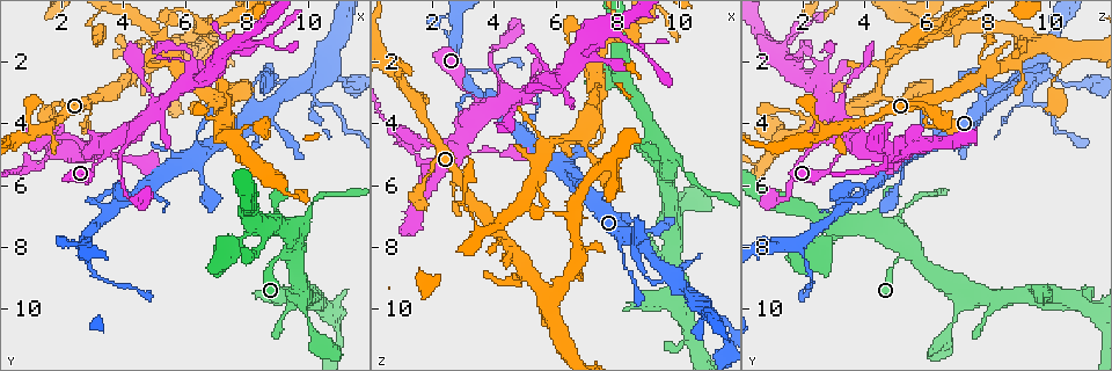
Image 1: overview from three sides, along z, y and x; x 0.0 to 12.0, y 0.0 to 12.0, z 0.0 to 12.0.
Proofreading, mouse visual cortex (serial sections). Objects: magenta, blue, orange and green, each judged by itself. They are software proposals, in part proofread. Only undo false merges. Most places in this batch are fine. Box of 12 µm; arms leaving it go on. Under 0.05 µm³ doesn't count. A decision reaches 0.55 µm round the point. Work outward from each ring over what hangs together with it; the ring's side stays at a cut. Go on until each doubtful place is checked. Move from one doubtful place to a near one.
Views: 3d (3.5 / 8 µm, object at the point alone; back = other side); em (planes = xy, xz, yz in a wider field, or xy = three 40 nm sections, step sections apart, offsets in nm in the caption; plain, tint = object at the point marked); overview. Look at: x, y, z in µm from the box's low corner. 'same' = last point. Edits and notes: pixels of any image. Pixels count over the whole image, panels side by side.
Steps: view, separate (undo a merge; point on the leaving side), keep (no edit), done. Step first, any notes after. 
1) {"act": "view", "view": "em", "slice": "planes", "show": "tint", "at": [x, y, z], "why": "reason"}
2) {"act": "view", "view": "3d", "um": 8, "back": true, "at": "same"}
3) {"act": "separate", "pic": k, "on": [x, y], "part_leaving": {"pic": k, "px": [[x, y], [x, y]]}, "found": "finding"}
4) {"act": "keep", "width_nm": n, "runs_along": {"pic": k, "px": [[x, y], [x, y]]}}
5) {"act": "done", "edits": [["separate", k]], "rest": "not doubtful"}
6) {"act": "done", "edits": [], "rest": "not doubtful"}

{"act": "view", "view": "3d", "um": 3.5, "at": [10.2, 3.2, 9.4], "why": "sudden change in width"}

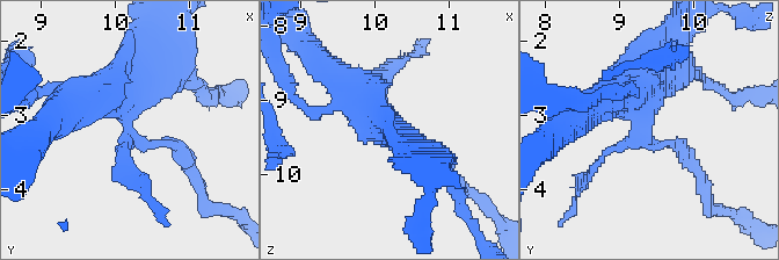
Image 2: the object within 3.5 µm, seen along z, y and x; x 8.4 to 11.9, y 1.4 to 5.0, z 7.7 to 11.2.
{"act": "view", "view": "em", "slice": "planes", "show": "tint", "at": [10.20, 3.20, 9.35], "arm_widths_nm": [150, 500]}

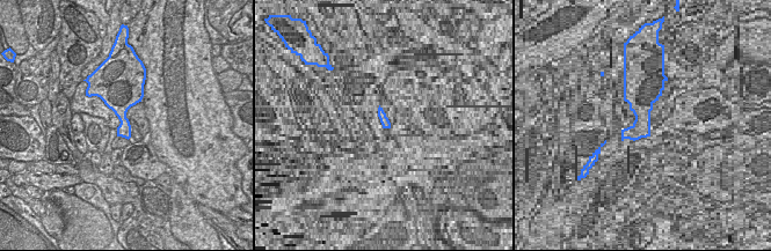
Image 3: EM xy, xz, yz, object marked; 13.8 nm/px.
{"act": "keep", "runs_along": {"pic": 2, "px": [[354, 93], [371, 116], [439, 164]]}, "found": "all the same cell"}

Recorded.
{"act": "view", "view": "3d", "um": 3.5, "at": [5.0, 0.9, 6.7], "why": "small branch off a trunk"}

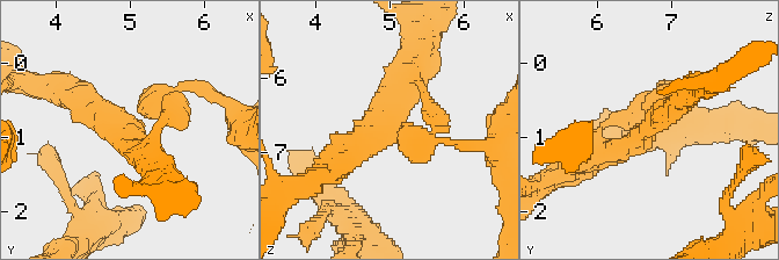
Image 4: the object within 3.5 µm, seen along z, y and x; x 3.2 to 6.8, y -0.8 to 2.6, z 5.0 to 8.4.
{"act": "view", "view": "em", "slice": "xy", "step": 2, "show": "tint", "at": [5.00, 0.85, 6.75], "arms": 3, "arm_widths_nm": [150, 350, 400], "why": "now the EM"}

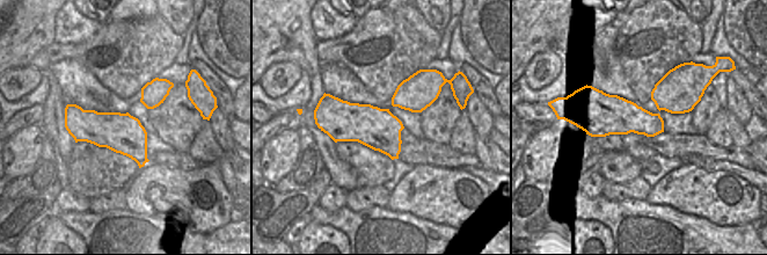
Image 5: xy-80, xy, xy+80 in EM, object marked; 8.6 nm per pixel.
{"act": "keep", "found": "all the same cell"}

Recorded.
{"act": "view", "view": "3d", "um": 8, "at": [10.0, 7.0, 5.1], "why": "calibre changes"}

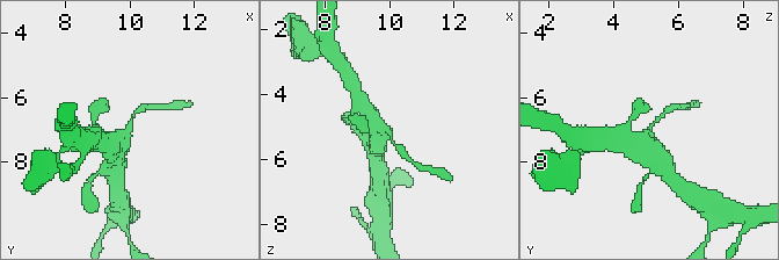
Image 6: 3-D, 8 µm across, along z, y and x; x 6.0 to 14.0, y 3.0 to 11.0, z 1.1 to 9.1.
{"act": "view", "view": "3d", "um": 3.5, "at": [9.9, 7.0, 5.1], "why": "closer look"}

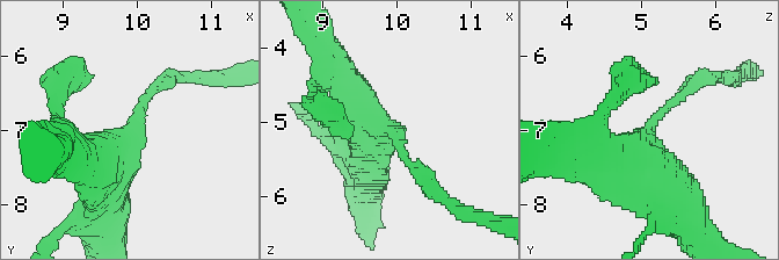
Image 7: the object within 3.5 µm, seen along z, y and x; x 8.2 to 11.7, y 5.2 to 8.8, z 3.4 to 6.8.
{"act": "view", "view": "em", "slice": "xy", "step": 3, "show": "tint", "at": [9.90, 7.00, 5.15], "arm_widths_nm": [150, 500]}

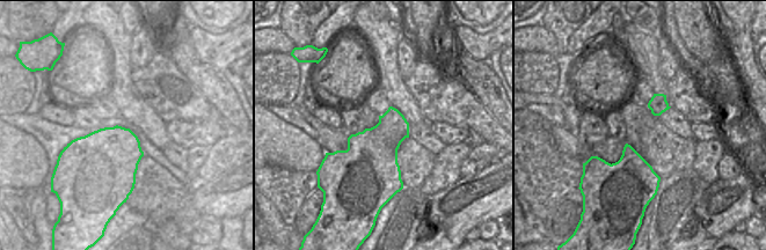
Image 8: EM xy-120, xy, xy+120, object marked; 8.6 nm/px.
{"act": "keep", "found": "all the same cell"}

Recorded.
{"act": "done", "edits": [], "rest": "not doubtful"}

